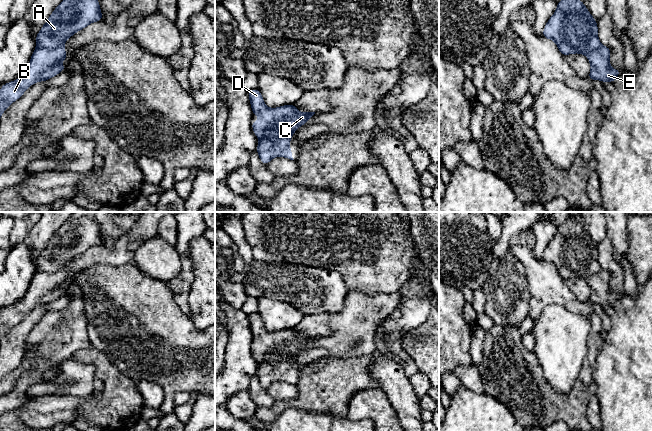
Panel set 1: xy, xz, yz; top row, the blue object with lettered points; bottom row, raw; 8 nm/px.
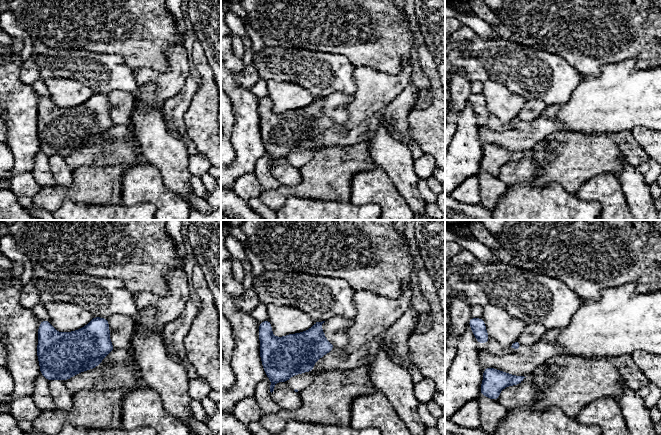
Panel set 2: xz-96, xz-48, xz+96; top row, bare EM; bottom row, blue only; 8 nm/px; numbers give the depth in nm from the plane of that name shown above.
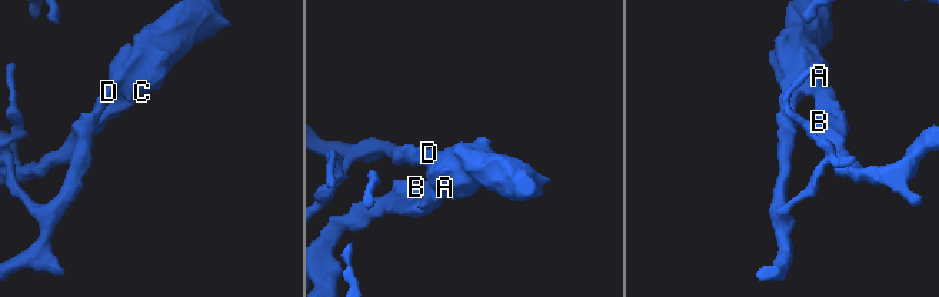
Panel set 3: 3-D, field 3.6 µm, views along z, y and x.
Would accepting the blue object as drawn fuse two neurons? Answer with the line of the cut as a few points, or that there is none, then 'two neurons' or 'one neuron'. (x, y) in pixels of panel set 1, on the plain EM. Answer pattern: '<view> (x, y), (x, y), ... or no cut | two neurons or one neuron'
xz (259, 362), (267, 362), (271, 365), (289, 364) | two neurons

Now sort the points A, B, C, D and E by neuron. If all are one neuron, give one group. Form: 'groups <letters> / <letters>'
groups A C D / B E

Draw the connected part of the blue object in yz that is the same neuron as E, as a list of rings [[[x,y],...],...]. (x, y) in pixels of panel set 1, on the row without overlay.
[[[603,269],[599,270],[586,279],[591,289],[591,294],[588,300],[590,304],[600,304],[603,307],[613,307],[616,301],[621,298],[620,294],[613,293],[610,290],[610,279],[610,272]]]

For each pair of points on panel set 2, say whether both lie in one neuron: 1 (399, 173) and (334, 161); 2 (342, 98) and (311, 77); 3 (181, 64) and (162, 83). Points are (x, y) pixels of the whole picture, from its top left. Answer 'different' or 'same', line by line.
1: different
2: different
3: same

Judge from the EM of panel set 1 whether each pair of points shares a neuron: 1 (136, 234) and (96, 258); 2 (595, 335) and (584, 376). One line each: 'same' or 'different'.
1: same
2: same

